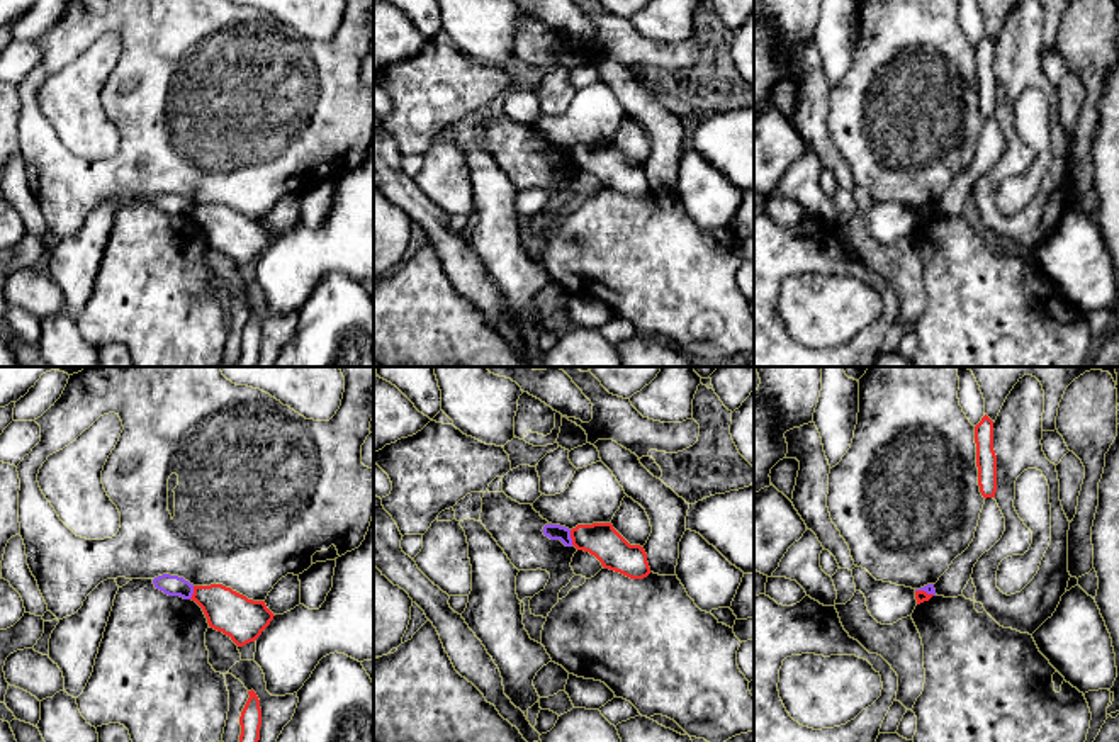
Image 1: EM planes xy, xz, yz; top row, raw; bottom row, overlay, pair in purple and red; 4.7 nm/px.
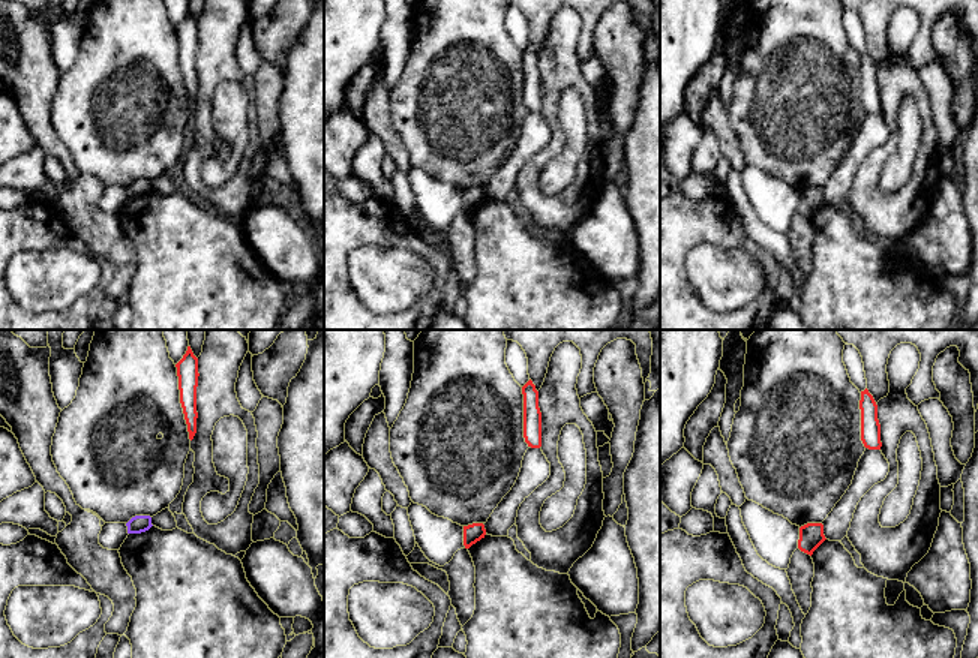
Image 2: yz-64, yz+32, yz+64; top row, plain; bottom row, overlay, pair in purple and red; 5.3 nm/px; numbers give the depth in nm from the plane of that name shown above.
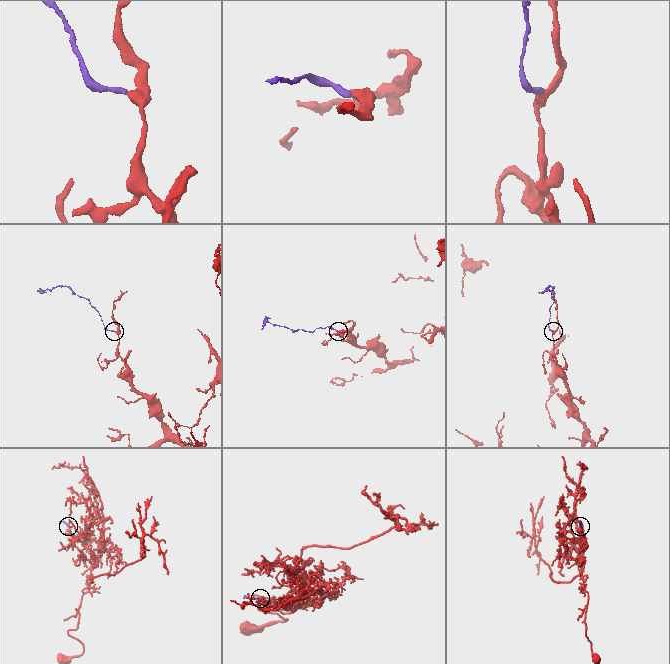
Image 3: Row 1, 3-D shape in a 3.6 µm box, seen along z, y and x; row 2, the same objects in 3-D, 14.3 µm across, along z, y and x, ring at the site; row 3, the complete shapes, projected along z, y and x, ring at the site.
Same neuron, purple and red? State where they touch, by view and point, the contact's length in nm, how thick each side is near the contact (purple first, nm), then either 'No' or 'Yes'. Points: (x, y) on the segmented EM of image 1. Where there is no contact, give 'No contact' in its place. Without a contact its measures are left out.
Touches purple at xz (569, 537). Shared border 70 nm. Thickness 80 nm (purple) against 160 nm. No

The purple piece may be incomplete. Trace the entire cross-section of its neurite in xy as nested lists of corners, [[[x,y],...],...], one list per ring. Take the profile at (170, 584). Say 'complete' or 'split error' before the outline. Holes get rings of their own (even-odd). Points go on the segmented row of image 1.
complete | [[[163,574],[153,579],[156,589],[168,596],[180,596],[190,599],[194,594],[194,584],[178,576]]]

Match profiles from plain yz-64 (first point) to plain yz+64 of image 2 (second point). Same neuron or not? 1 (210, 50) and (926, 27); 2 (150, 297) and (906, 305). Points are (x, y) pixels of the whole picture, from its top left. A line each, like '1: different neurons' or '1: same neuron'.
1: different neurons
2: same neuron

